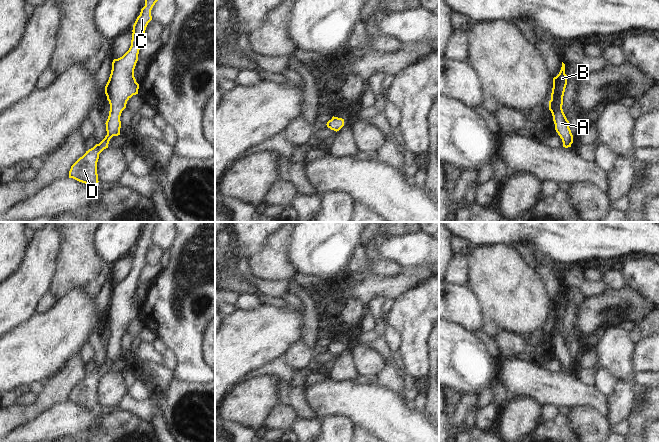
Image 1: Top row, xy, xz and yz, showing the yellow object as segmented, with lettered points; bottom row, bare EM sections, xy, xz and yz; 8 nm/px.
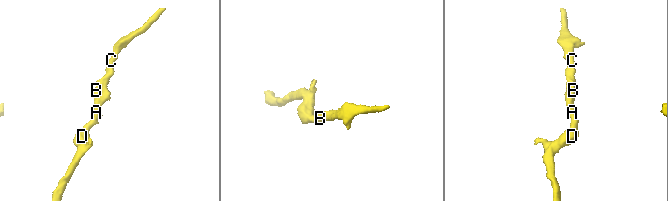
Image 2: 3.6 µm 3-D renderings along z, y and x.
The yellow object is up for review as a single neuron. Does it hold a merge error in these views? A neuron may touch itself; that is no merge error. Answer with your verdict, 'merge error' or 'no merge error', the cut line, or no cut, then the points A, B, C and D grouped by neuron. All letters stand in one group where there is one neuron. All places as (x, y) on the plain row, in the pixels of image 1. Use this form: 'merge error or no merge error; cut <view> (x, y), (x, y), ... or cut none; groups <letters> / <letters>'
no merge error; cut none; groups A B C D

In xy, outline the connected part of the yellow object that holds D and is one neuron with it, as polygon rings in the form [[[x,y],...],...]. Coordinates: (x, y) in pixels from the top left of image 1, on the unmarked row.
[[[145,222],[145,230],[141,233],[132,254],[129,274],[112,286],[112,294],[105,310],[105,318],[110,328],[109,340],[106,345],[107,359],[93,372],[86,375],[72,390],[69,402],[87,409],[98,408],[97,386],[99,378],[106,372],[113,360],[120,359],[120,340],[126,332],[127,325],[138,318],[139,308],[134,301],[134,293],[138,285],[141,269],[147,264],[145,254],[152,244],[151,234],[159,222]]]

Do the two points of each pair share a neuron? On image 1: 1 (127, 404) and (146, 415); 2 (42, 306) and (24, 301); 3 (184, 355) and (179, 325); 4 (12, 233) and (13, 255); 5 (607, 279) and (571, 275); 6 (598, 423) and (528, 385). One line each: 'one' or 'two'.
1: one
2: two
3: one
4: one
5: two
6: two

